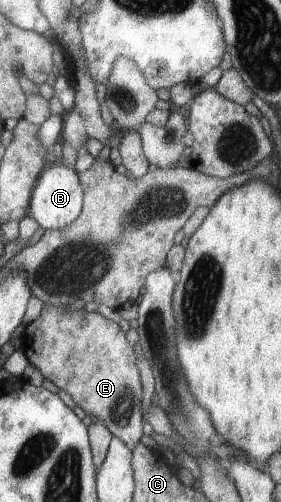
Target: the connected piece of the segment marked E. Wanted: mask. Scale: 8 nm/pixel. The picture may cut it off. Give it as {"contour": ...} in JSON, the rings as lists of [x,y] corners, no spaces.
{"contour":[[[45,304],[41,314],[26,325],[23,335],[25,354],[31,363],[42,373],[44,379],[52,381],[66,391],[74,402],[94,419],[102,420],[108,429],[132,447],[144,435],[143,379],[139,367],[135,345],[128,341],[126,332],[114,321],[97,312],[68,310],[54,304]]]}

